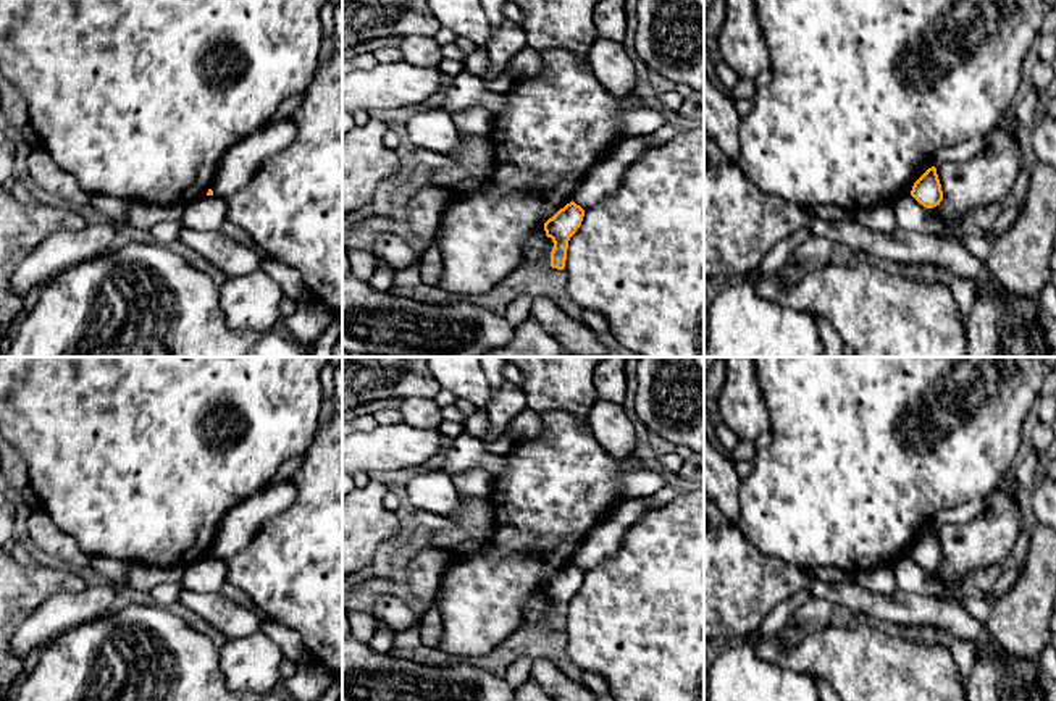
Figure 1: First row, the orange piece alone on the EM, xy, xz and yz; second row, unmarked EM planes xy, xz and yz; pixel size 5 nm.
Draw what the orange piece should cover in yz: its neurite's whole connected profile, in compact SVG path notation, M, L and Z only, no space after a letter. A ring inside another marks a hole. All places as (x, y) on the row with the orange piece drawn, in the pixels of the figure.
M928 168L912 186L911 195L925 208L933 208L943 200L937 168Z

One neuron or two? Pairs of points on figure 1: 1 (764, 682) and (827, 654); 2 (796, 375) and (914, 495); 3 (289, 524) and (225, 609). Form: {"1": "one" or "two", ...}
{"1": "two", "2": "one", "3": "two"}

